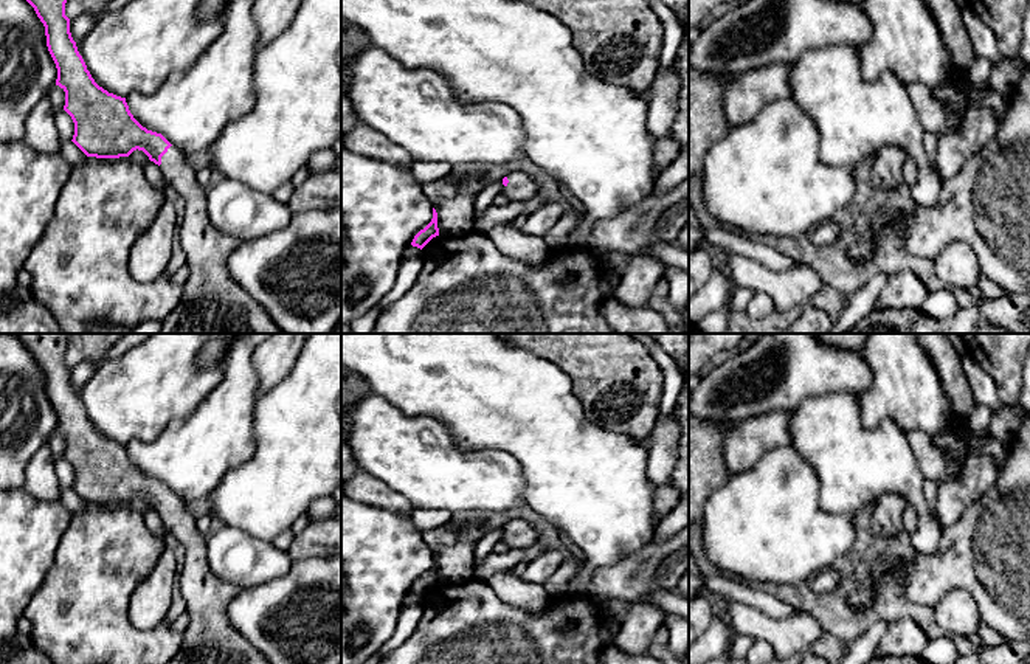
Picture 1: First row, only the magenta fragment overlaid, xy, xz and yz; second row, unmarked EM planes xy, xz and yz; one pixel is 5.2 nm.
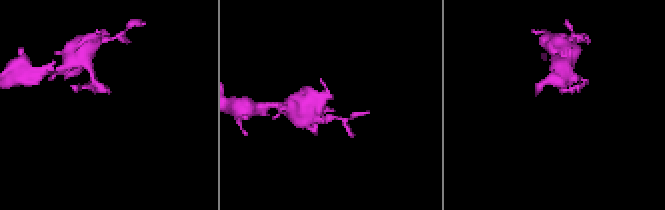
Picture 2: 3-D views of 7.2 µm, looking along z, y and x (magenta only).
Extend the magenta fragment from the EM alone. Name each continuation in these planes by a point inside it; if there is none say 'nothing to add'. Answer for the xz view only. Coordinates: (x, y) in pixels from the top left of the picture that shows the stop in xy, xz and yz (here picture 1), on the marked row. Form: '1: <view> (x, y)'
1: xz (521, 186)

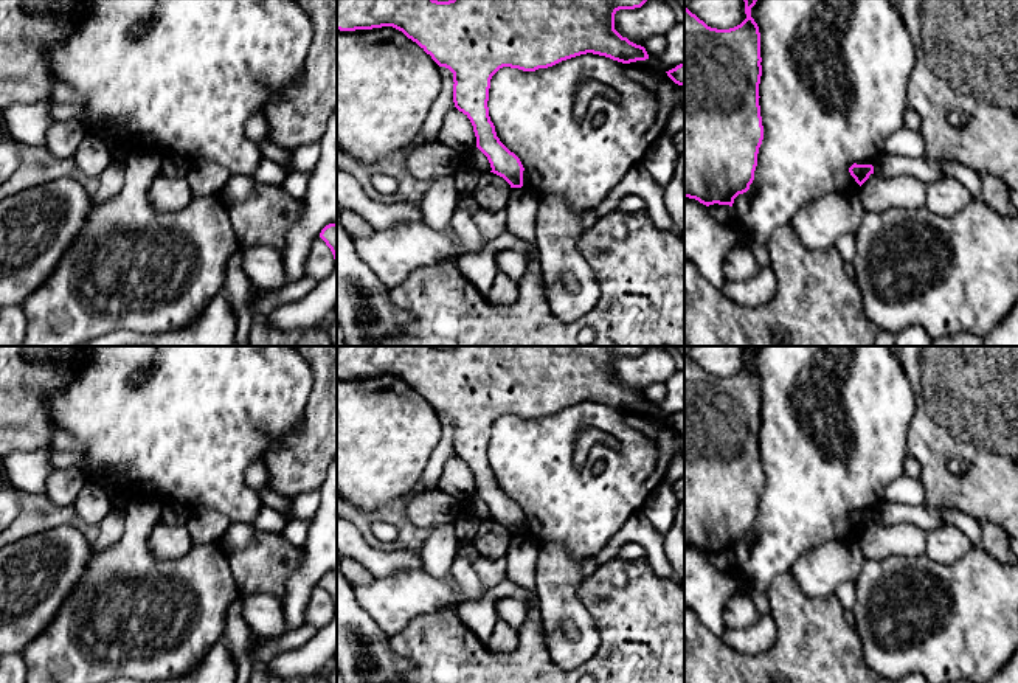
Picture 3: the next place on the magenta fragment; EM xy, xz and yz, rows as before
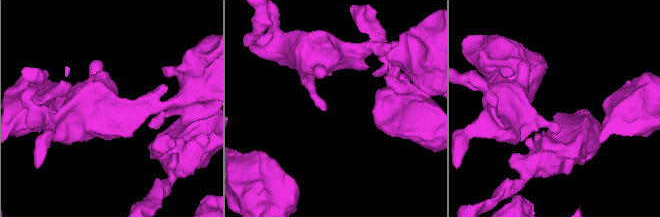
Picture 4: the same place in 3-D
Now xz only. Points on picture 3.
nothing to add

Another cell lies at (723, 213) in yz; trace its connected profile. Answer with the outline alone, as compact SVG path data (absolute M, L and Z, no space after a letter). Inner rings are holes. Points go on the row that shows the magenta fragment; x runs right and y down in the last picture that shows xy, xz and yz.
M718 203L709 205L708 213L712 219L715 219L722 224L728 224L732 219L732 214L734 214L732 206L718 205Z

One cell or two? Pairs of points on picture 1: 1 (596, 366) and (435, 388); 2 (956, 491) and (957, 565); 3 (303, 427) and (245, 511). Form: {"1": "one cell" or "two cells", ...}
{"1": "two cells", "2": "two cells", "3": "one cell"}

